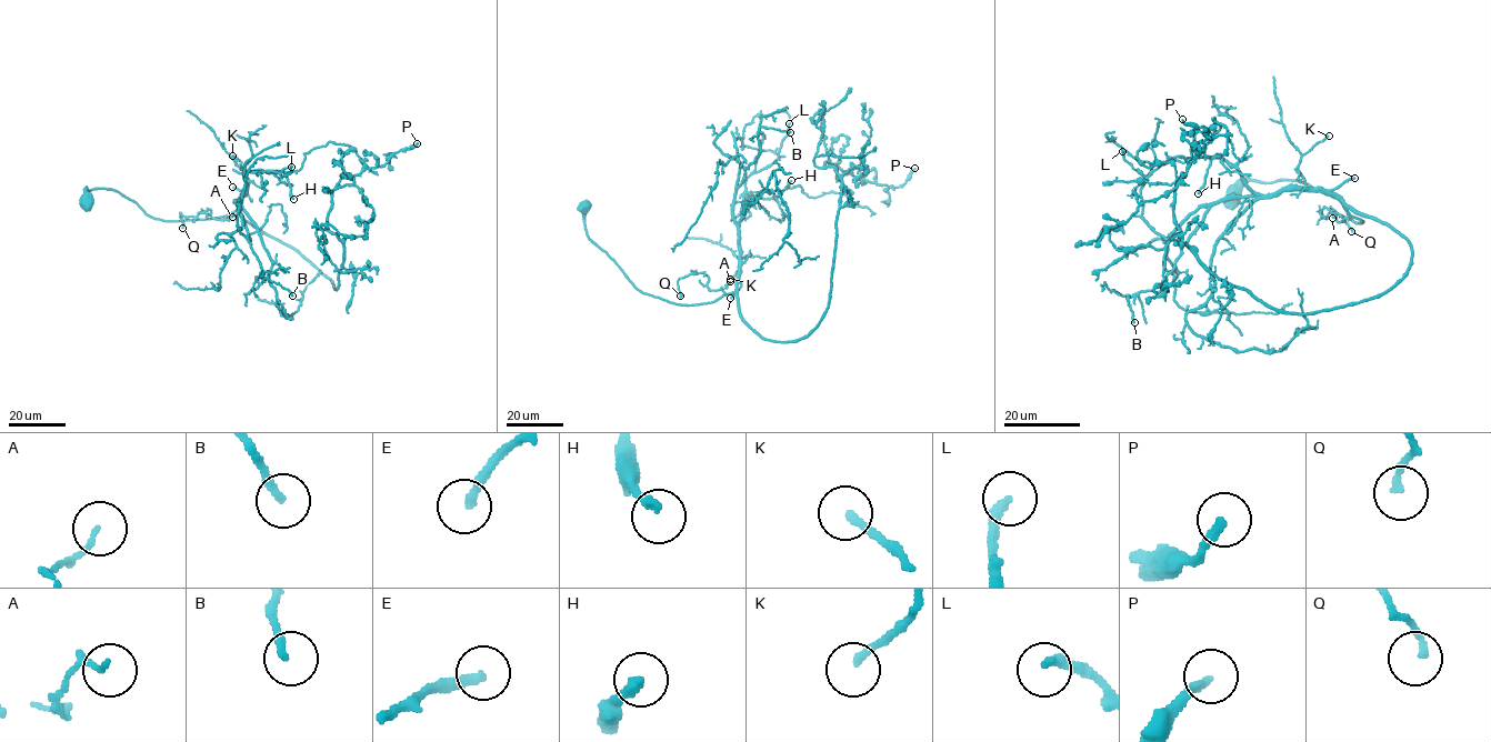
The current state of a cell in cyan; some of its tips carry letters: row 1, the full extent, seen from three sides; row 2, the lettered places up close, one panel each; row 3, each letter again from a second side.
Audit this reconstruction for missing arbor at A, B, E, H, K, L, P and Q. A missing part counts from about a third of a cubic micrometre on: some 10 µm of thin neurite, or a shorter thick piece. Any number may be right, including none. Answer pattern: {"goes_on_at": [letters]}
{"goes_on_at": ["H", "L"]}

